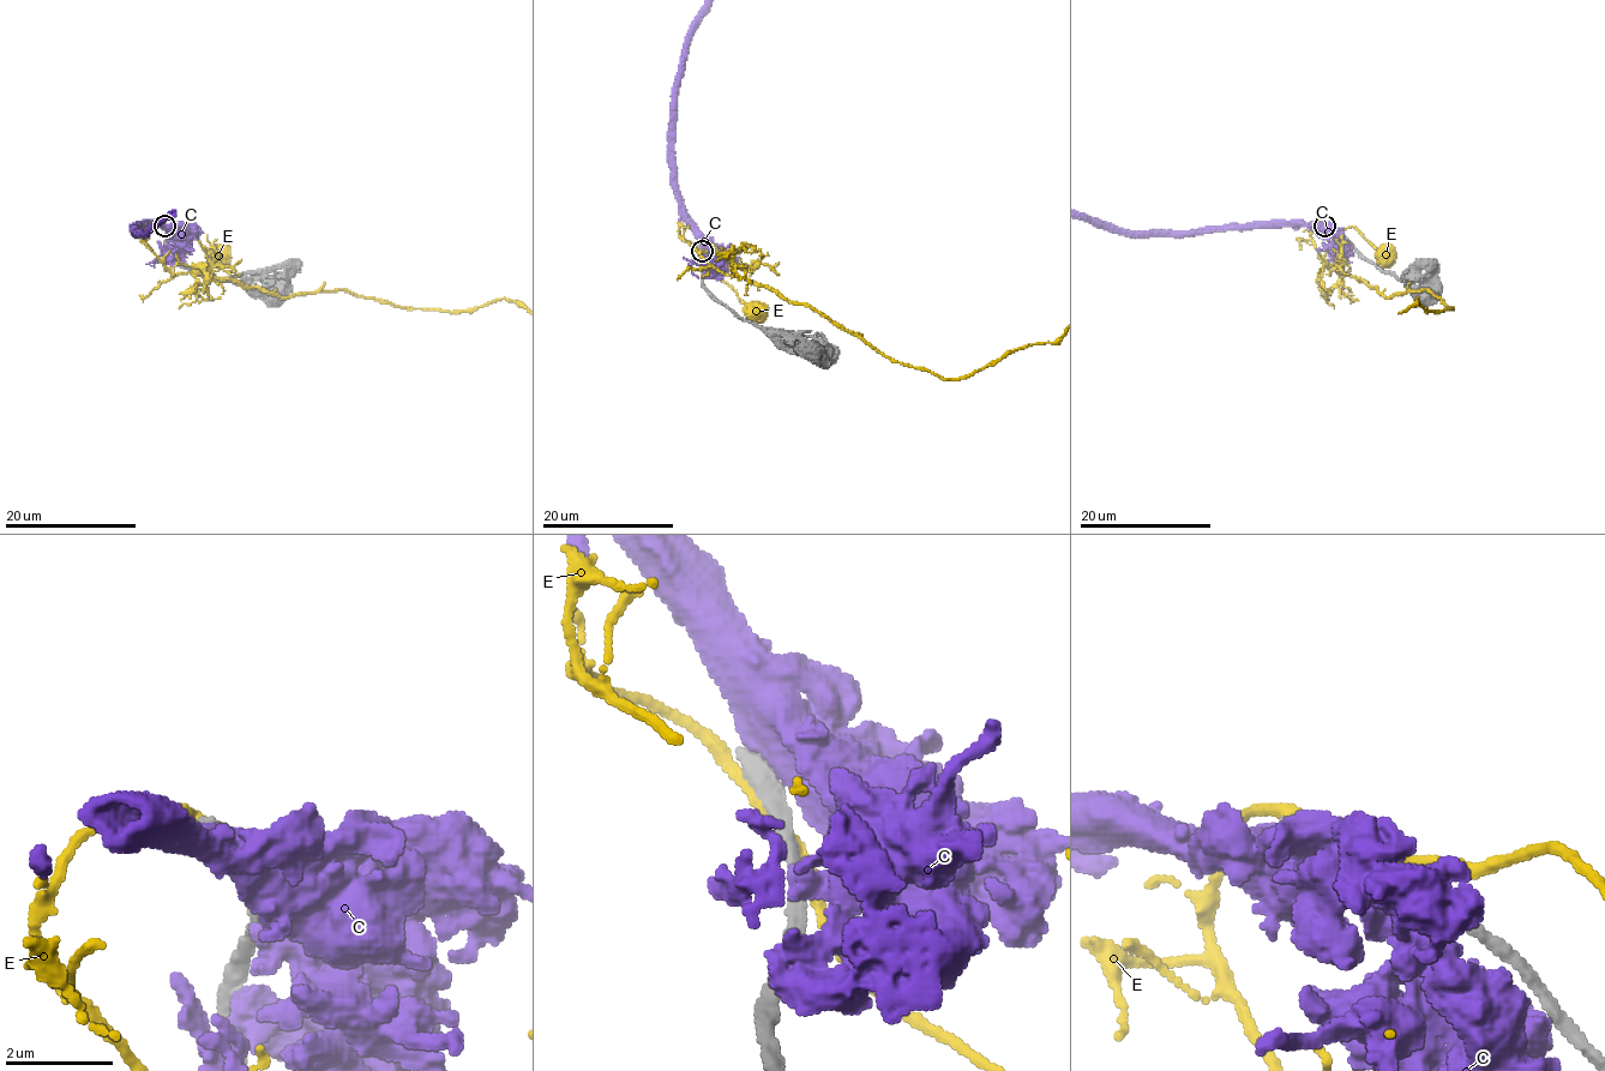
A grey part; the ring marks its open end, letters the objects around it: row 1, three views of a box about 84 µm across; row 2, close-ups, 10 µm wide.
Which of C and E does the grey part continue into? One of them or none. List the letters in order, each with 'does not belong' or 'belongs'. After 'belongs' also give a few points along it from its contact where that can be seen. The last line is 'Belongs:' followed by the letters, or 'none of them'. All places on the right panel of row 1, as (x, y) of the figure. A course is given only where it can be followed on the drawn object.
C: does not belong
E: does not belong
Belongs: none of them

